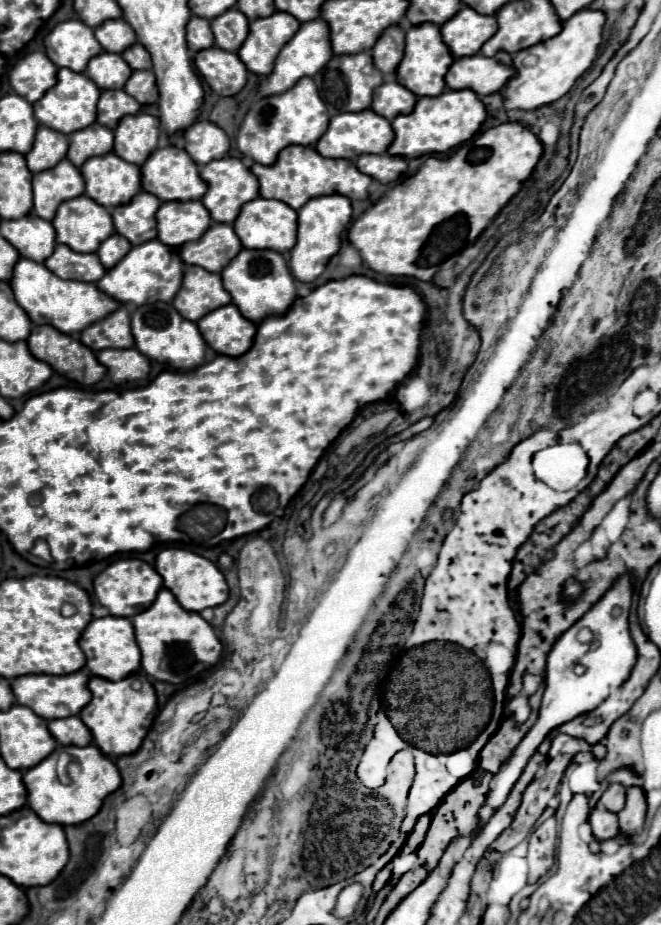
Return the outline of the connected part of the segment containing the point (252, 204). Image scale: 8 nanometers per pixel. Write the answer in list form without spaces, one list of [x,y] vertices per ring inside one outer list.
[[[258,197],[254,201],[248,201],[242,205],[242,211],[238,219],[234,221],[236,235],[240,237],[244,247],[254,247],[254,249],[272,249],[272,251],[290,251],[296,243],[296,229],[298,229],[298,213],[276,199],[264,199]]]

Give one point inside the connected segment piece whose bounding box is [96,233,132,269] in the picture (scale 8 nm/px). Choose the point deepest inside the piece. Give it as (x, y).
(114, 248)

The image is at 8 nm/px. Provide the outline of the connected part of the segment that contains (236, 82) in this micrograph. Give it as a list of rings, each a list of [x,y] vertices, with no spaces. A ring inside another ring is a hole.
[[[220,47],[200,51],[196,55],[196,69],[218,95],[240,93],[248,79],[246,65],[238,59],[238,55]]]

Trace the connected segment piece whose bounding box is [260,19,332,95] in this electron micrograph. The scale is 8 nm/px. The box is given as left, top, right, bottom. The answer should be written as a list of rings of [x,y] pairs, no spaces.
[[[322,19],[302,23],[298,33],[280,51],[274,71],[268,77],[268,81],[260,87],[260,93],[262,95],[278,95],[278,93],[290,89],[298,79],[314,77],[330,59],[332,59],[332,55],[330,55],[330,39],[326,39],[326,23],[322,23]]]

